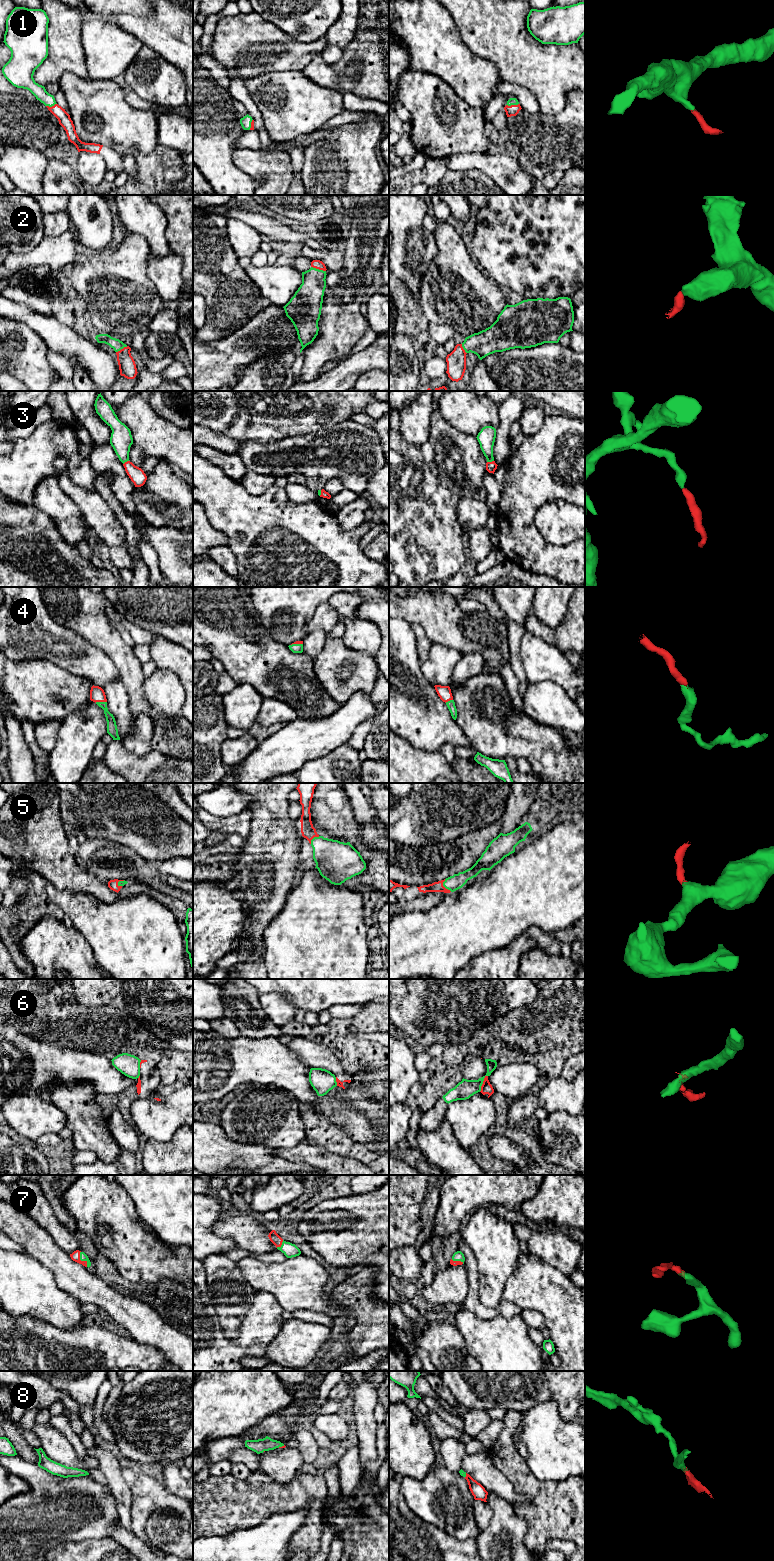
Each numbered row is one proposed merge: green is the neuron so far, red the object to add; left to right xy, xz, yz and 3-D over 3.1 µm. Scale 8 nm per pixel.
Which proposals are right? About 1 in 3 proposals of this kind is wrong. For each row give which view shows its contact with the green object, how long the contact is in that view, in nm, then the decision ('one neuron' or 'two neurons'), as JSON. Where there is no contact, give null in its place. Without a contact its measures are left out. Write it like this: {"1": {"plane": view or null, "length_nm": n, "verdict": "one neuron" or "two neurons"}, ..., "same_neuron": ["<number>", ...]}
{"1": {"plane": "yz", "length_nm": 110, "verdict": "one neuron"}, "2": {"plane": "xz", "length_nm": 130, "verdict": "one neuron"}, "3": {"plane": "yz", "length_nm": 60, "verdict": "one neuron"}, "4": {"plane": "xy", "length_nm": 100, "verdict": "one neuron"}, "5": {"plane": "yz", "length_nm": 120, "verdict": "one neuron"}, "6": {"plane": "yz", "length_nm": 150, "verdict": "two neurons"}, "7": {"plane": "xy", "length_nm": 140, "verdict": "one neuron"}, "8": {"plane": "xz", "length_nm": 60, "verdict": "one neuron"}, "same_neuron": ["1", "2", "3", "4", "5", "7", "8"]}

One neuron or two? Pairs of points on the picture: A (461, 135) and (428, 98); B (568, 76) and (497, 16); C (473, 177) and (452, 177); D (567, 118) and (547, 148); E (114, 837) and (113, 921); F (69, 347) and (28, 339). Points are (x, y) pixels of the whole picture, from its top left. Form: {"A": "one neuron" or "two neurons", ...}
{"A": "one neuron", "B": "one neuron", "C": "one neuron", "D": "one neuron", "E": "two neurons", "F": "two neurons"}

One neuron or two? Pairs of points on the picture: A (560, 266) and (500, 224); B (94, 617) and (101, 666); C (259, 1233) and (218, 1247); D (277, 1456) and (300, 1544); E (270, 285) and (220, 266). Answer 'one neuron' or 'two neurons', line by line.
A: one neuron
B: two neurons
C: two neurons
D: two neurons
E: two neurons

